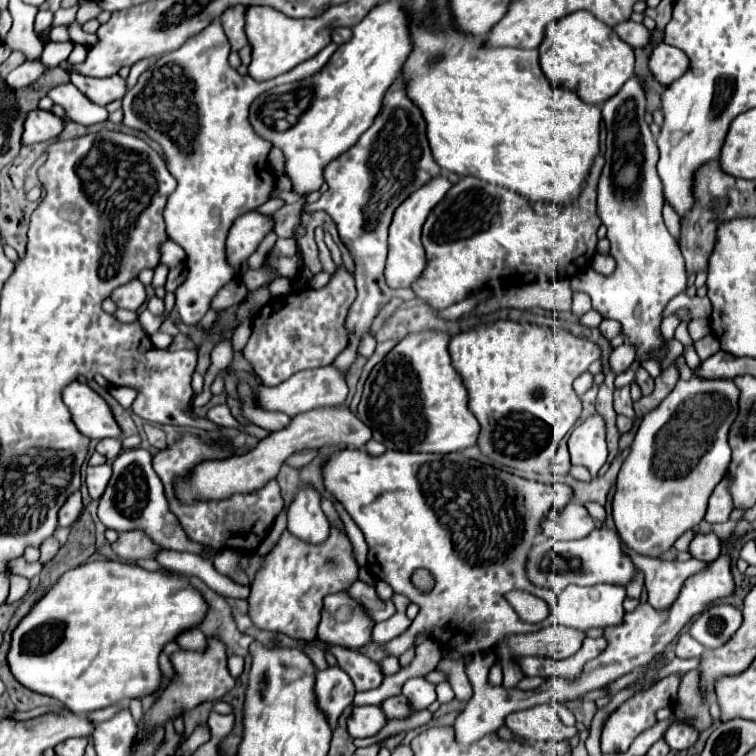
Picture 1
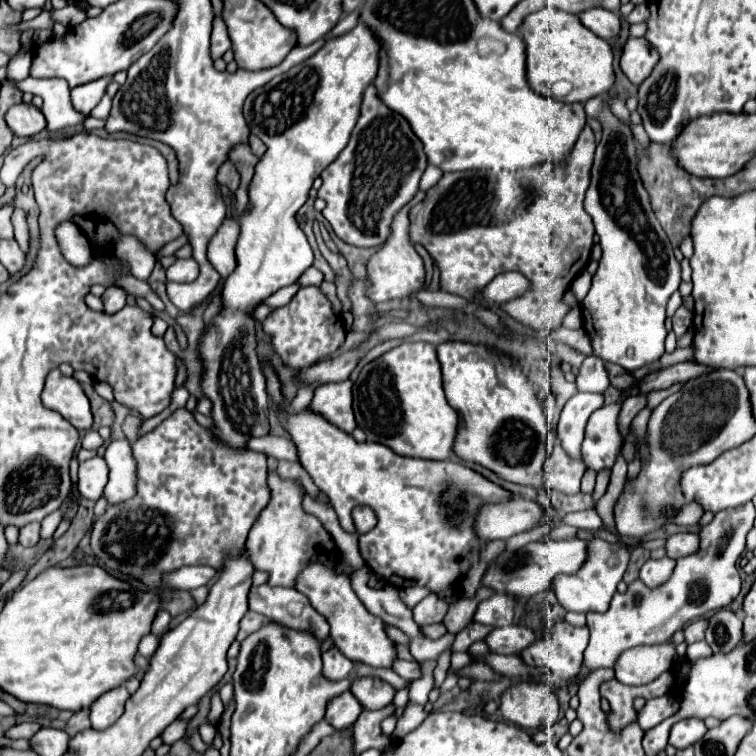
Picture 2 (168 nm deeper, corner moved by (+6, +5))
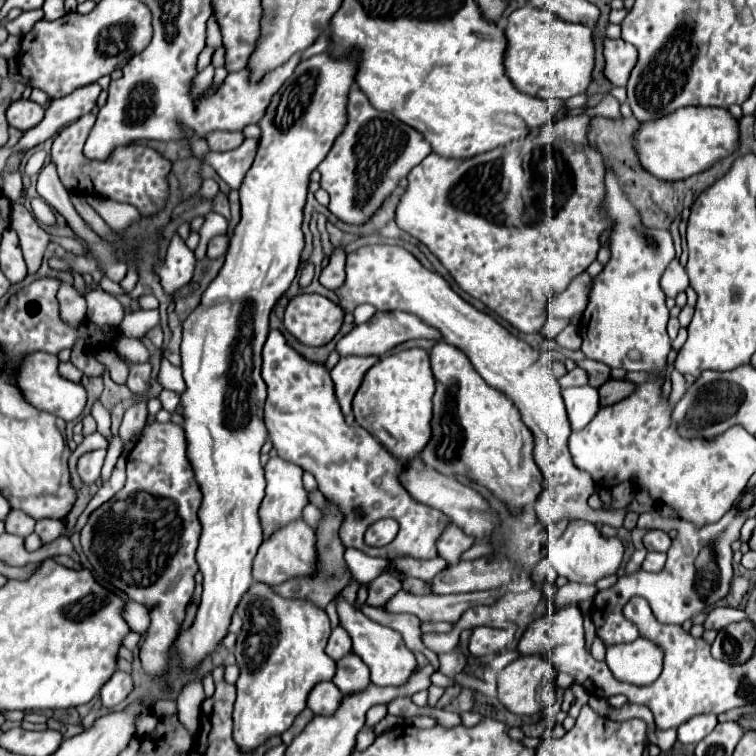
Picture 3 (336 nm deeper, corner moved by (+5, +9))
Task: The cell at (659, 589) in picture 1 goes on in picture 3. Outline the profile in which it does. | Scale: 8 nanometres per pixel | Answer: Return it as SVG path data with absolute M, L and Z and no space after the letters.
M647 552L647 558L643 562L643 570L659 572L659 570L663 570L665 560L667 560L667 556L663 552Z

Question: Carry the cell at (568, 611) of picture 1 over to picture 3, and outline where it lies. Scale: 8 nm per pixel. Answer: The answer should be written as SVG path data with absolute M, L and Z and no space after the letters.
M573 520L559 538L549 542L549 560L553 562L559 576L569 578L571 582L595 584L599 578L617 572L623 560L623 544L619 538L605 538L593 522Z

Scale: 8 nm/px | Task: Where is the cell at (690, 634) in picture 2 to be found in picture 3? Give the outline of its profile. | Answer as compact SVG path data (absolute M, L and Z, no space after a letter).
M719 606L715 610L709 612L707 620L705 620L705 628L715 628L715 630L721 630L733 622L743 622L743 620L749 620L747 614L739 608L731 608L731 606Z

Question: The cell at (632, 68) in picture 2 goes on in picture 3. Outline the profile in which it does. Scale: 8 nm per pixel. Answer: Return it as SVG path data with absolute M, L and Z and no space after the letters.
M603 40L603 56L605 56L605 78L613 86L625 86L629 80L629 72L637 62L637 50L623 40Z

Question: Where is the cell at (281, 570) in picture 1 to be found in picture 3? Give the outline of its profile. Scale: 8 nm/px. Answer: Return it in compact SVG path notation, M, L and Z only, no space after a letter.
M269 458L263 470L267 488L259 508L259 518L267 538L281 524L301 518L301 510L307 504L307 490L301 482L303 470L289 460Z

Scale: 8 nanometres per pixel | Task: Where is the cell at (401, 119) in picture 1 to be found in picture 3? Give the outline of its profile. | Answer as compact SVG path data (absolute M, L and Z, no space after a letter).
M351 86L349 94L347 94L347 124L345 124L343 132L337 136L337 140L333 142L327 158L317 166L317 170L321 172L321 188L327 190L331 196L329 210L343 222L363 224L365 220L369 220L375 214L375 210L381 206L381 202L397 188L399 178L407 176L411 172L411 168L415 168L425 156L429 156L429 152L431 152L431 146L425 140L425 136L421 136L421 132L417 132L415 128L397 120L389 112L375 110L369 104L367 96L357 86Z

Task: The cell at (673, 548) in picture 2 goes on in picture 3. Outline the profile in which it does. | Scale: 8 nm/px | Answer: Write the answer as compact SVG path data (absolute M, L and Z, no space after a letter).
M649 530L643 536L643 546L649 552L667 552L669 550L669 544L671 544L671 538L663 530Z

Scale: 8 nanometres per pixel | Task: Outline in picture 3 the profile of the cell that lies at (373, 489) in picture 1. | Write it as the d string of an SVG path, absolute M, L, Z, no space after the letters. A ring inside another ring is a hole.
M273 328L263 346L261 376L267 384L267 402L277 408L277 418L265 424L269 440L281 458L311 472L323 496L337 502L345 514L341 526L343 544L381 558L435 558L437 536L445 524L451 524L451 520L435 508L415 502L397 478L401 462L395 460L369 432L345 424L327 366L301 356L287 344L283 332ZM357 510L361 510L361 514L357 514ZM381 518L397 520L399 532L391 544L371 548L363 542L363 534L367 526Z

